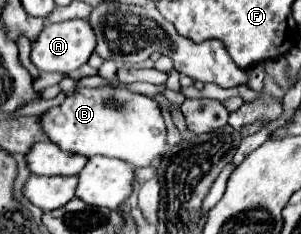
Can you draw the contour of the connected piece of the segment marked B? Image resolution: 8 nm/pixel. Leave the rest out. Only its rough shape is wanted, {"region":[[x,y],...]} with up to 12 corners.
{"region":[[79,88],[41,116],[63,152],[149,166],[165,146],[157,102]]}

